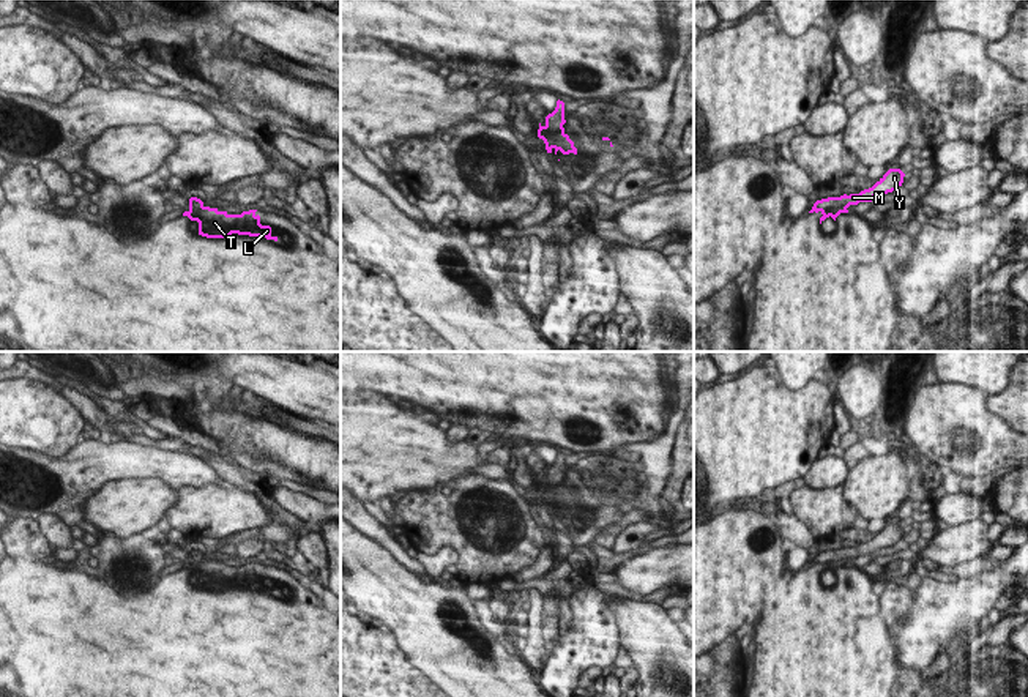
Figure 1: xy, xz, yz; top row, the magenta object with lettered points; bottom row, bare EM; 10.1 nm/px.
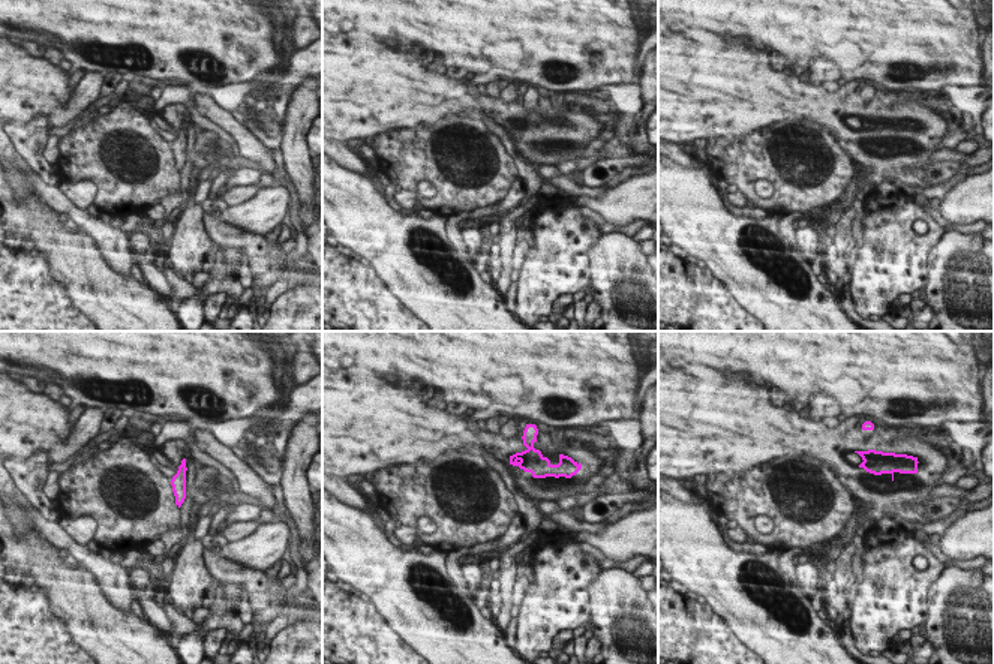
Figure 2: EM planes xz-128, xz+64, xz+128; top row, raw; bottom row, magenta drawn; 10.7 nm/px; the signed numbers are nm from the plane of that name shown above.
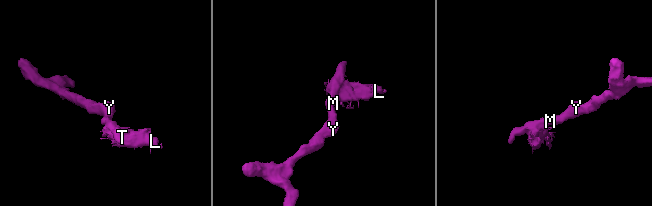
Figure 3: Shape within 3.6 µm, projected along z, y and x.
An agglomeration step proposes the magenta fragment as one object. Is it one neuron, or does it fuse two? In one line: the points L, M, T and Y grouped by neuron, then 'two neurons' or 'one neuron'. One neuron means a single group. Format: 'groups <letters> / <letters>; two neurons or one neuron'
groups L T / M Y; two neurons

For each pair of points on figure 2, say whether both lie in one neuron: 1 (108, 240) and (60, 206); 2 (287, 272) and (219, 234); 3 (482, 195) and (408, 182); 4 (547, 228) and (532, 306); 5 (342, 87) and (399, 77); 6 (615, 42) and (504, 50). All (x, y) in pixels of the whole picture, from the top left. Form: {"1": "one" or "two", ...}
{"1": "one", "2": "one", "3": "one", "4": "one", "5": "one", "6": "one"}

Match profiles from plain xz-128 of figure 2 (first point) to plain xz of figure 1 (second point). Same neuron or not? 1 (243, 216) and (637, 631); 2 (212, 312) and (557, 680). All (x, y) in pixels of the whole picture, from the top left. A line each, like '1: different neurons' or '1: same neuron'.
1: different neurons
2: different neurons

